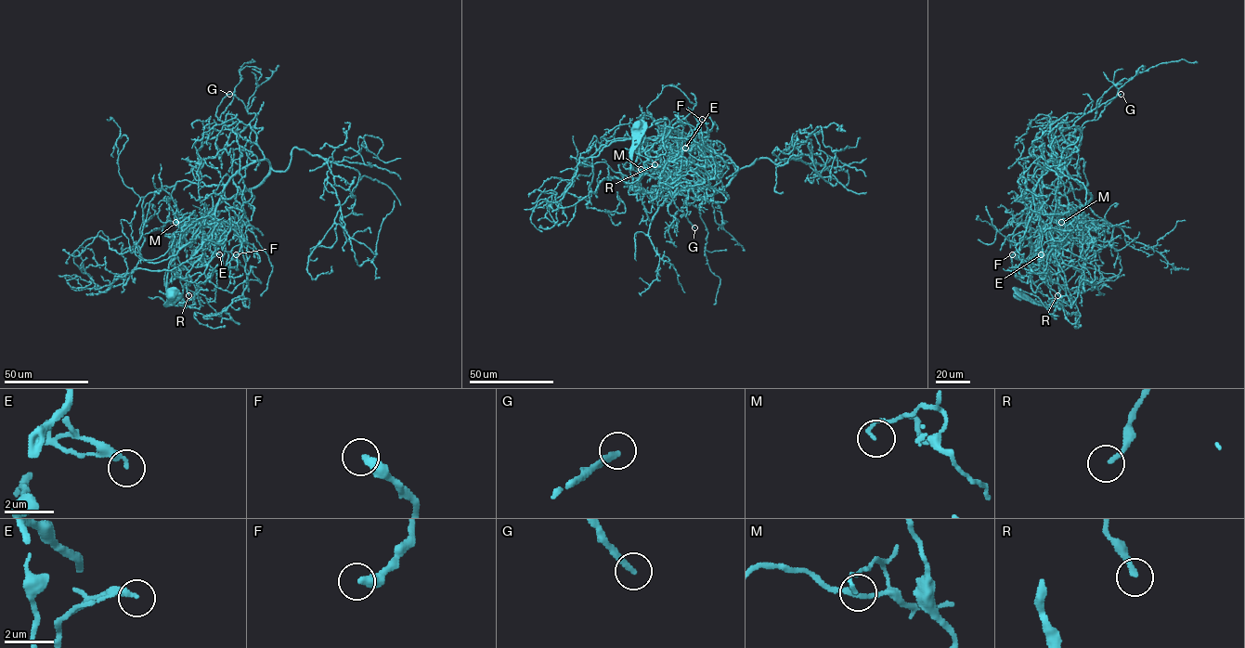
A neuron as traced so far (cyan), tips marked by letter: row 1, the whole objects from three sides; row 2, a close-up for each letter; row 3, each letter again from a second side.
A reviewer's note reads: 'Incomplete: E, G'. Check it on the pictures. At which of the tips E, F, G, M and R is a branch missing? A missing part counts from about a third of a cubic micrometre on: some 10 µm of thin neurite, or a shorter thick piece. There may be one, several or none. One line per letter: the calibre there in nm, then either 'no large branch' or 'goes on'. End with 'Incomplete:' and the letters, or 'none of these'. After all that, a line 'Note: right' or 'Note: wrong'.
E: calibre 240 nm; no large branch
F: calibre 400 nm; no large branch
G: calibre 240 nm; goes on
M: calibre 110 nm; no large branch
R: calibre 200 nm; goes on
Incomplete: G, R
Note: wrong

